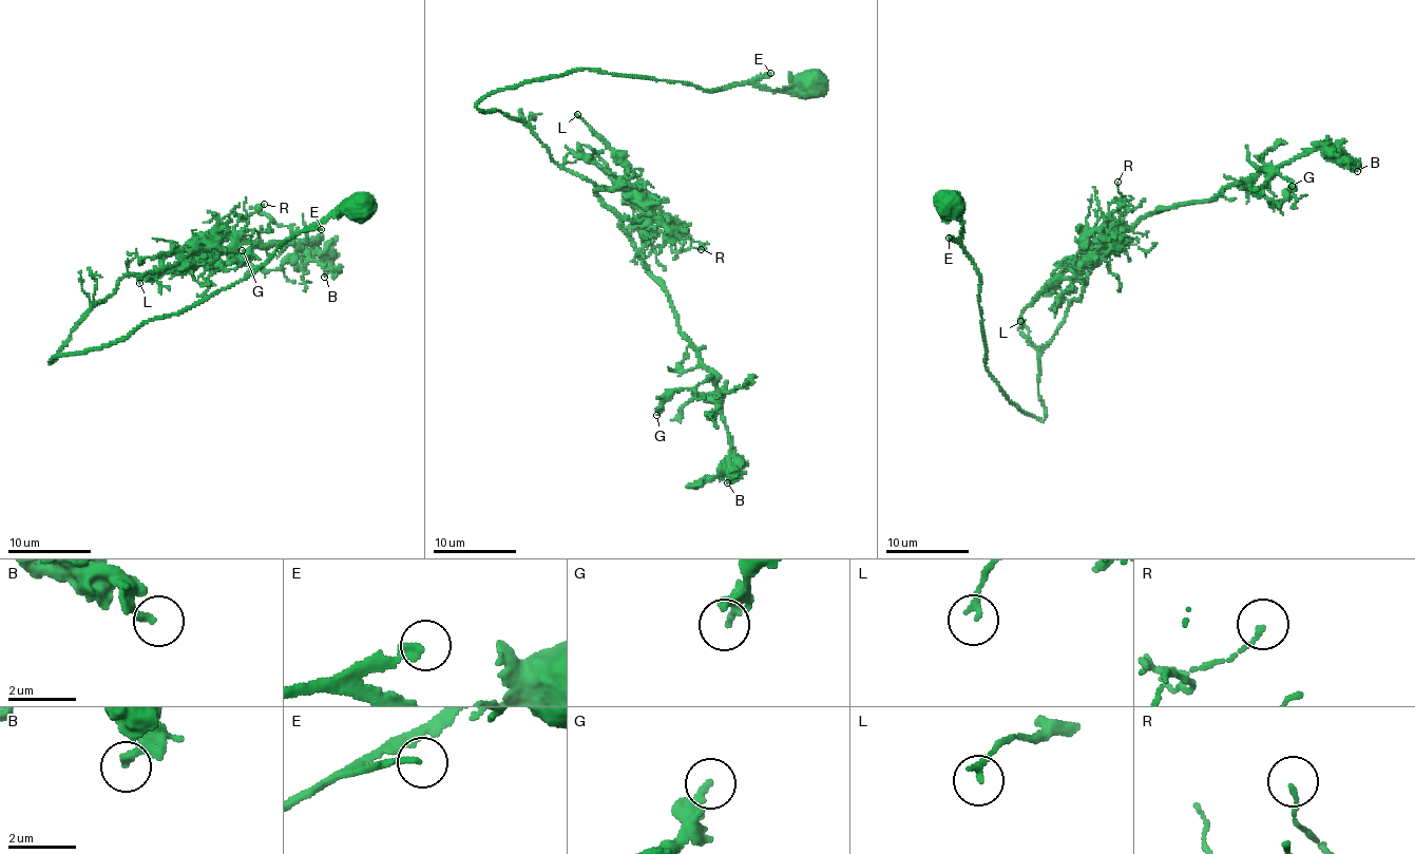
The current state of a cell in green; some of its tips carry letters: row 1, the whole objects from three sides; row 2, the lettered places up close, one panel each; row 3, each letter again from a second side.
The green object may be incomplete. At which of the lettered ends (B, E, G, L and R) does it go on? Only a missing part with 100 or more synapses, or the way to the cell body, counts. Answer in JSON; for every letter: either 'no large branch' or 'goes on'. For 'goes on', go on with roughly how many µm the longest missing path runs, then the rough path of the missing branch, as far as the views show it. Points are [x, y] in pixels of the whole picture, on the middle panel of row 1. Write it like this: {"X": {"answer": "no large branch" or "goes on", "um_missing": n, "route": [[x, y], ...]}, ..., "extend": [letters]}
{"B": {"answer": "no large branch"}, "E": {"answer": "no large branch"}, "G": {"answer": "no large branch"}, "L": {"answer": "no large branch"}, "R": {"answer": "no large branch"}, "extend": []}

